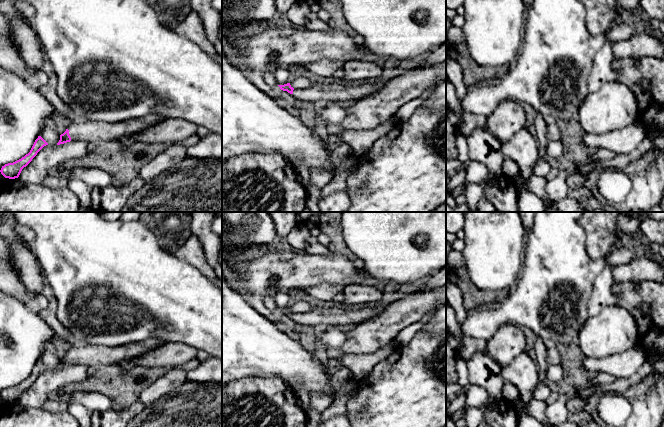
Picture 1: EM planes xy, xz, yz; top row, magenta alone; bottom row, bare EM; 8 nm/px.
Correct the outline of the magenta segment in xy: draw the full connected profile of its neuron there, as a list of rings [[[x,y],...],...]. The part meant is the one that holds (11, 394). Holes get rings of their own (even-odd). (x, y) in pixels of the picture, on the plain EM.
[[[38,360],[30,376],[21,383],[13,387],[8,387],[2,390],[0,394],[1,398],[5,402],[9,403],[18,402],[22,393],[26,391],[32,385],[32,383],[37,379],[37,377],[46,369],[48,369],[48,367],[41,360]]]

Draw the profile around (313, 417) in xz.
[[[306,410],[306,427],[318,427],[321,413],[315,410]]]

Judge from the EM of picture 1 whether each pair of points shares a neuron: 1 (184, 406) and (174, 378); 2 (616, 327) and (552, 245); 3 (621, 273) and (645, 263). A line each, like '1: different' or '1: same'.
1: different
2: different
3: same

